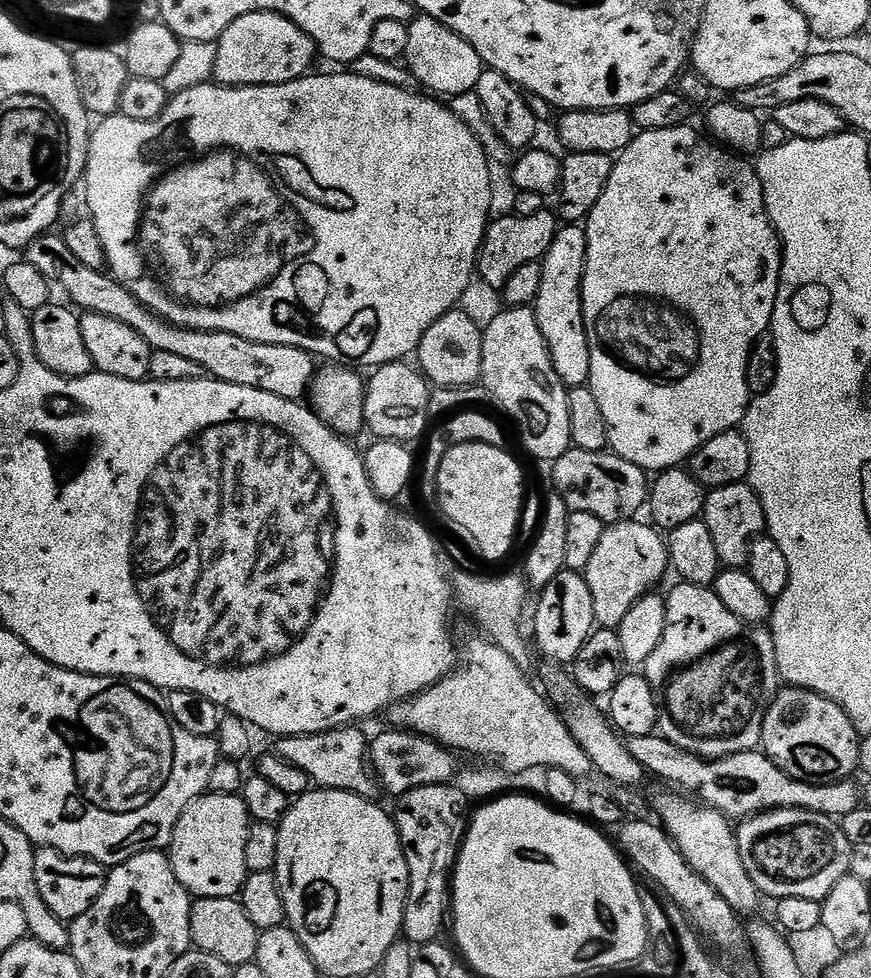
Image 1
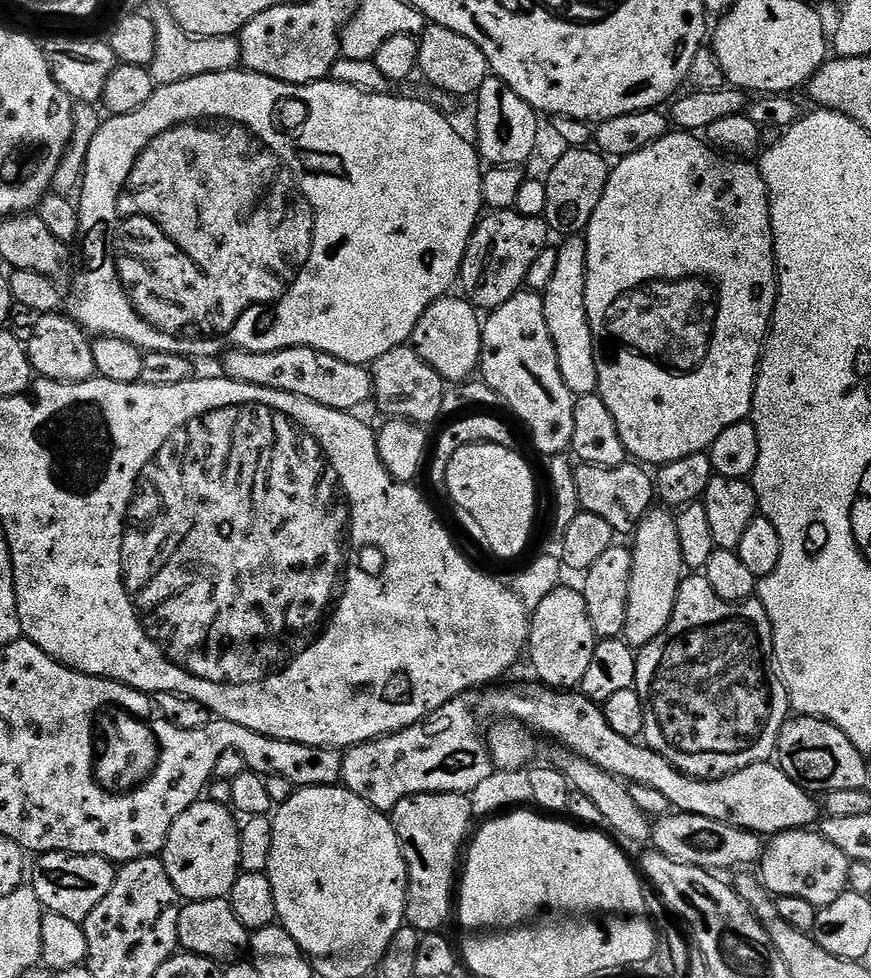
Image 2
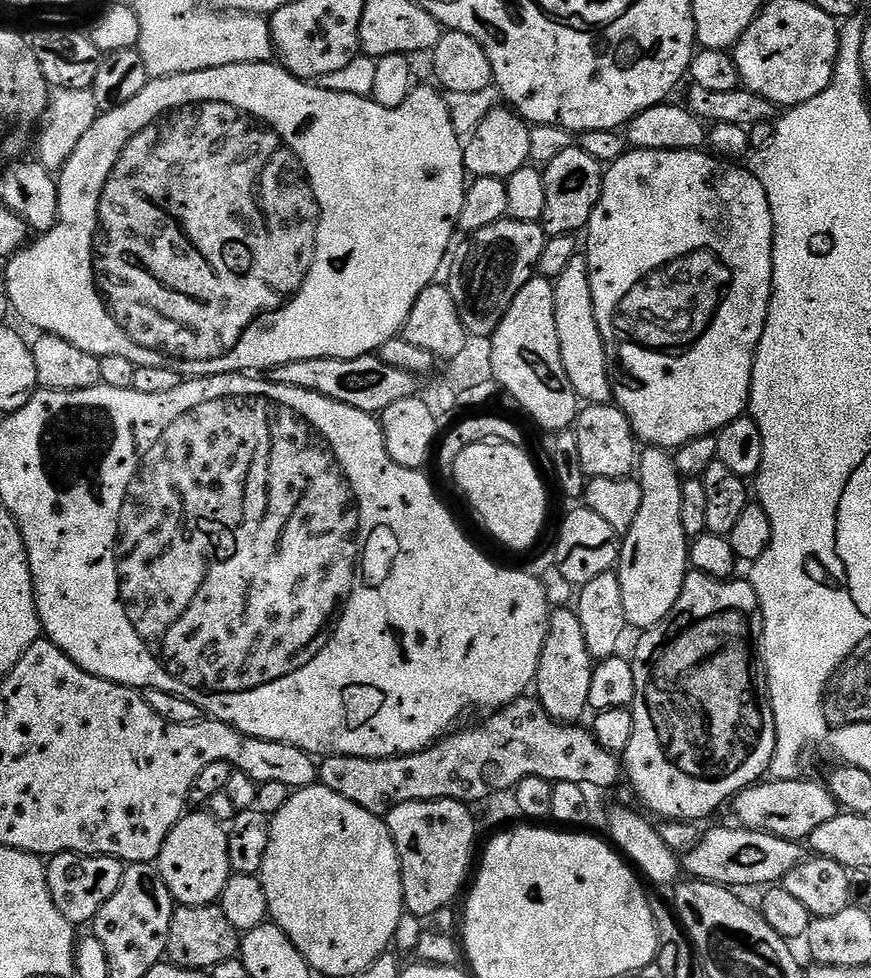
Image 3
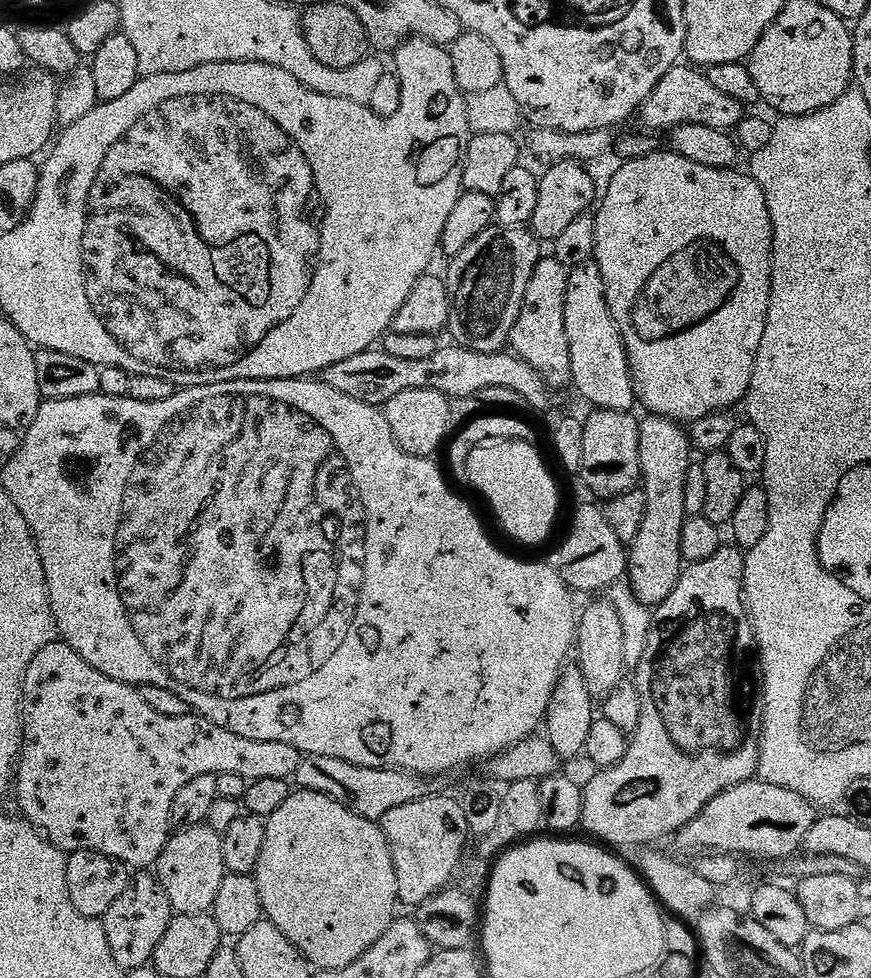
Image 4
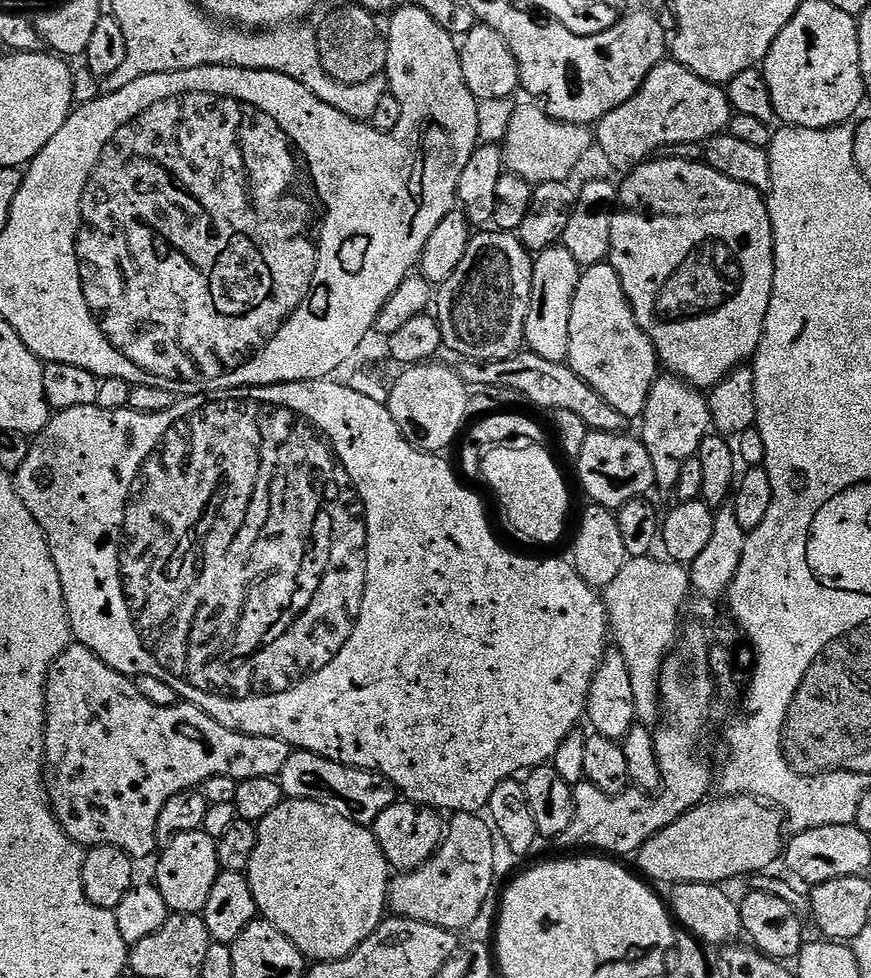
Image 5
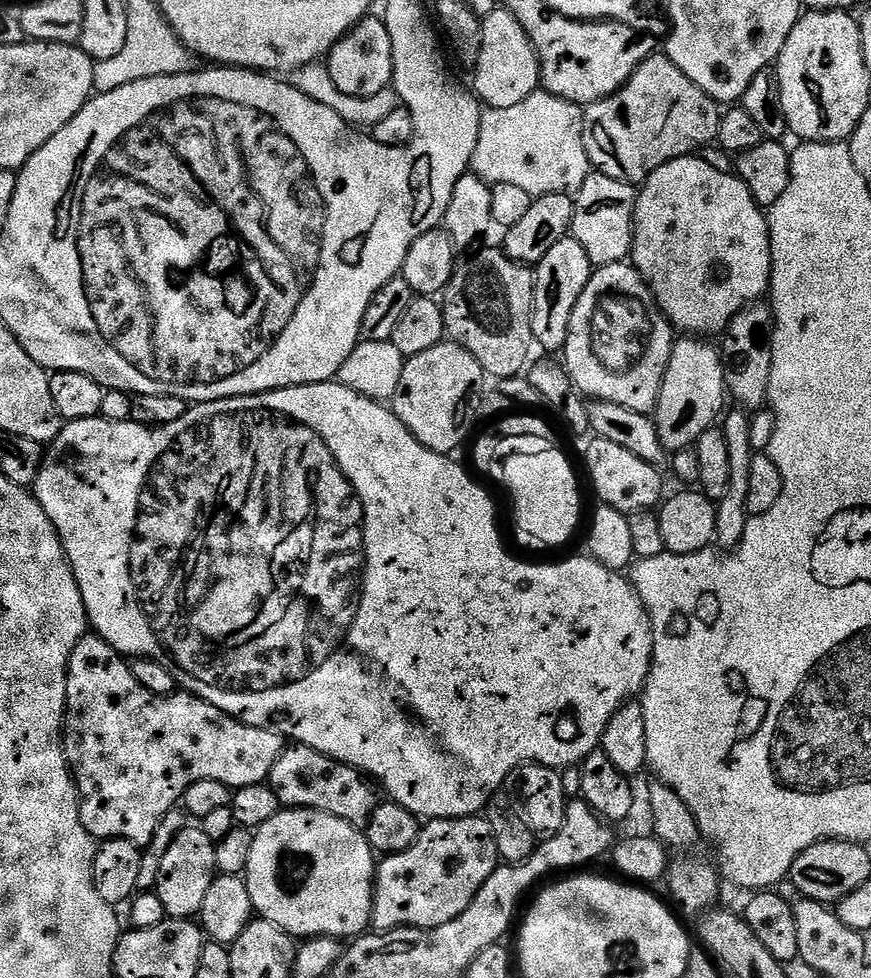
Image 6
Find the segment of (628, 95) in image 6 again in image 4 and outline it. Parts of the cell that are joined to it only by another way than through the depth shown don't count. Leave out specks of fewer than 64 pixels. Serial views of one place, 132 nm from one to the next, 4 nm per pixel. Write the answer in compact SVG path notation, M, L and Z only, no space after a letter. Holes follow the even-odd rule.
M681 62L665 74L658 86L654 86L654 90L640 106L638 120L645 124L645 129L656 134L667 133L683 124L714 126L726 132L735 130L743 122L745 115L745 105L734 102L734 98L719 92L699 67Z

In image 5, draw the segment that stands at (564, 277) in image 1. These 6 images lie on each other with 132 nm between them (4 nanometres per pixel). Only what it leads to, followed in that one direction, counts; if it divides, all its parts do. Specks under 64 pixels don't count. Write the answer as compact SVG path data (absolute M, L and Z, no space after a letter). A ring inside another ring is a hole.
M611 262L595 264L580 273L578 290L574 294L574 306L570 306L570 350L566 361L587 384L594 386L618 414L629 418L643 417L650 390L658 375L656 348L650 338L640 329L634 310L622 290L622 278Z

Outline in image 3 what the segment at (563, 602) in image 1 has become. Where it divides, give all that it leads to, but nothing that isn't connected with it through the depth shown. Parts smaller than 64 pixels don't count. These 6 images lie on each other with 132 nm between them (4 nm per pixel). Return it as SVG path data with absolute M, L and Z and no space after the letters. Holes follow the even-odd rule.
M557 607L548 618L548 637L538 662L534 681L534 696L554 719L565 724L576 724L589 711L590 678L594 661L586 650L586 638L582 635L582 622L578 622L571 607Z

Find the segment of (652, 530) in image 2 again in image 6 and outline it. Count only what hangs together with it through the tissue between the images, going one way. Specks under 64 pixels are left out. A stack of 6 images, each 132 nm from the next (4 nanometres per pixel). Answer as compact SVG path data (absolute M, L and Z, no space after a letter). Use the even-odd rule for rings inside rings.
M680 338L672 345L654 413L658 438L669 454L695 446L698 438L713 428L725 411L724 357L717 345L715 348L708 343L712 342L704 338Z

